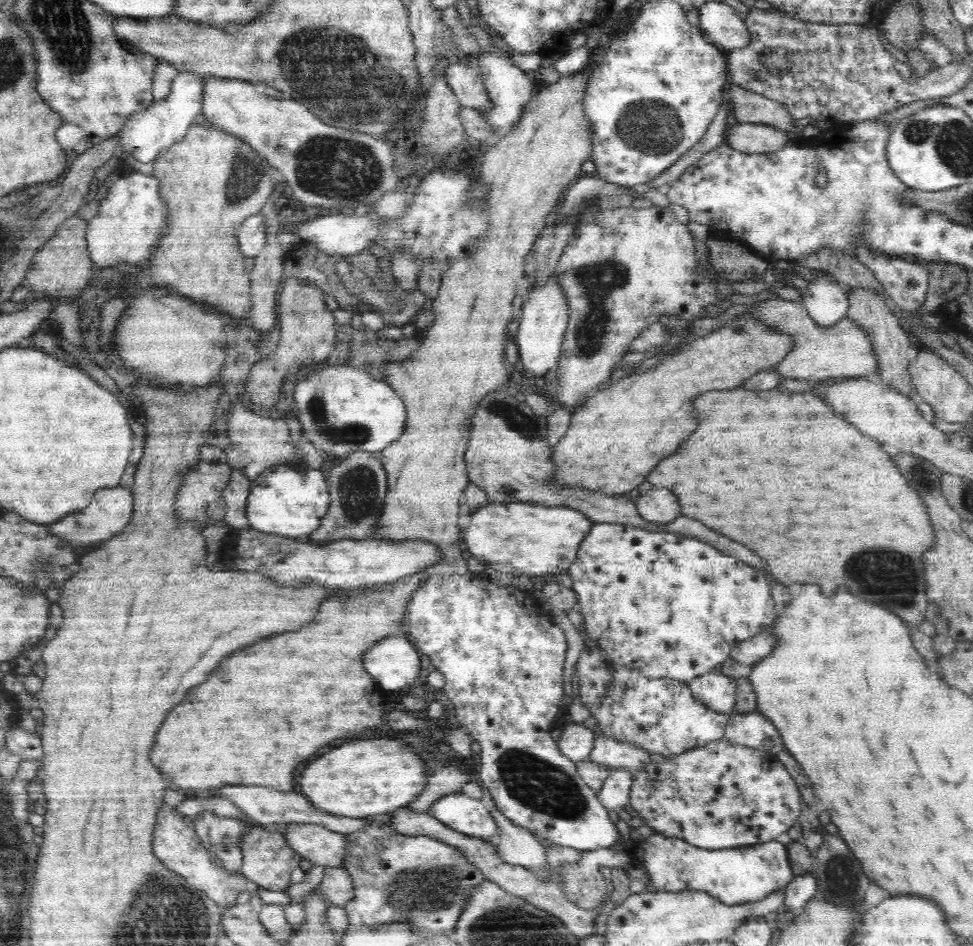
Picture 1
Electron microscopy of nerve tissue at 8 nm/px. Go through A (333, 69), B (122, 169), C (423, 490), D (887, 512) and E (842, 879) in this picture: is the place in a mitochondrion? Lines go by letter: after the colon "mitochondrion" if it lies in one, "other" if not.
A: mitochondrion
B: other
C: other
D: other
E: mitochondrion

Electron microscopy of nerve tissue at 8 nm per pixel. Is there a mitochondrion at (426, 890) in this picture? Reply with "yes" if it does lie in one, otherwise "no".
yes

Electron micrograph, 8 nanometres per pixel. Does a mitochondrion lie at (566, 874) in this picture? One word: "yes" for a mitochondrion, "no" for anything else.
no

